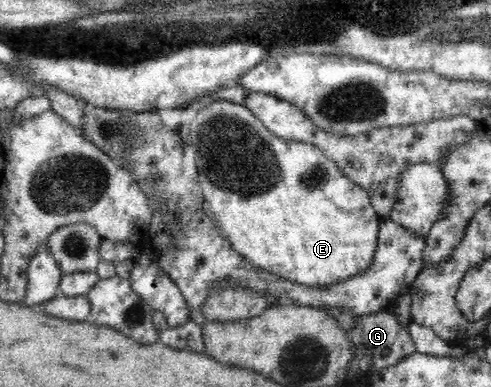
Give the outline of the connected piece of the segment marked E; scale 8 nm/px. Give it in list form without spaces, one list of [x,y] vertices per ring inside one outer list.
[[[211,101],[199,110],[196,118],[188,129],[188,142],[197,146],[196,166],[198,168],[199,184],[203,191],[205,209],[213,216],[219,230],[229,239],[233,250],[236,250],[251,265],[269,271],[291,282],[305,286],[328,287],[348,281],[356,274],[369,268],[378,246],[380,217],[372,206],[373,199],[362,187],[349,181],[342,170],[323,151],[304,142],[289,141],[279,138],[267,130],[267,127],[246,107],[229,101]]]

